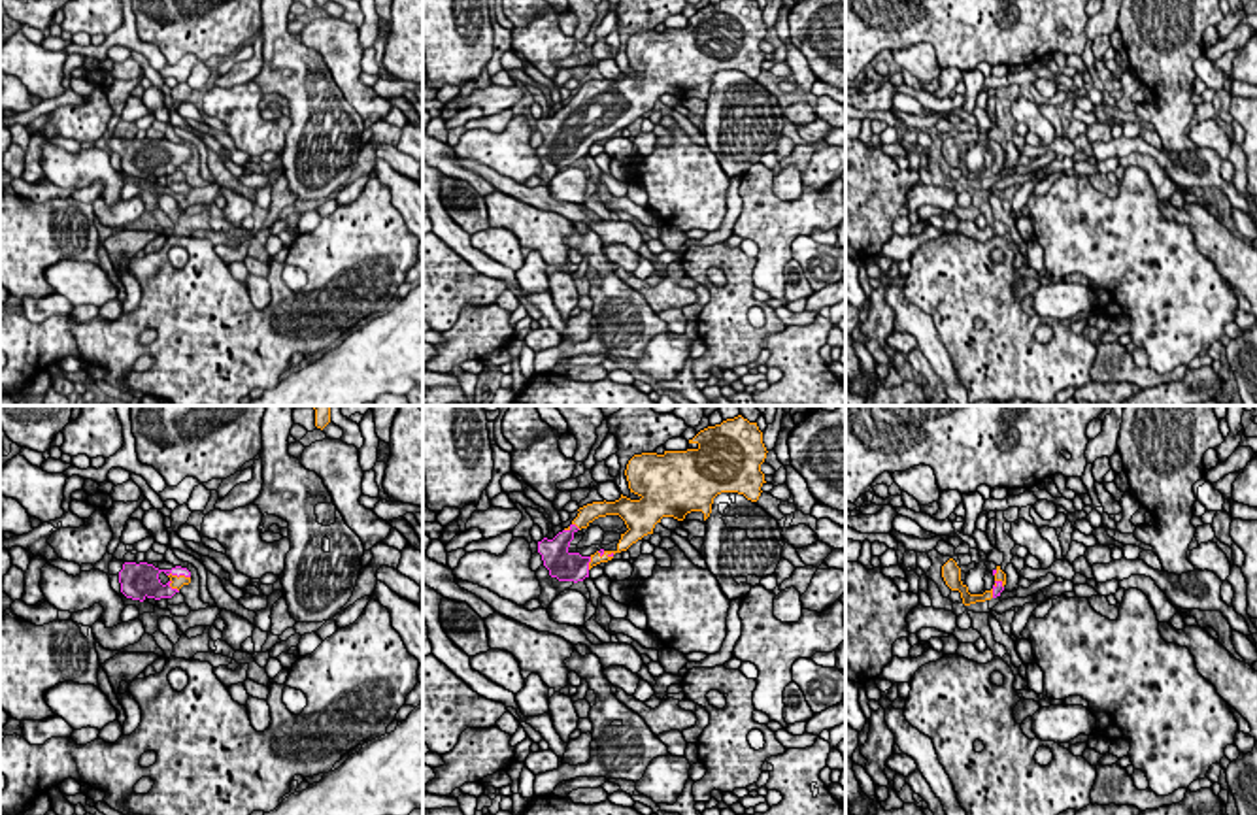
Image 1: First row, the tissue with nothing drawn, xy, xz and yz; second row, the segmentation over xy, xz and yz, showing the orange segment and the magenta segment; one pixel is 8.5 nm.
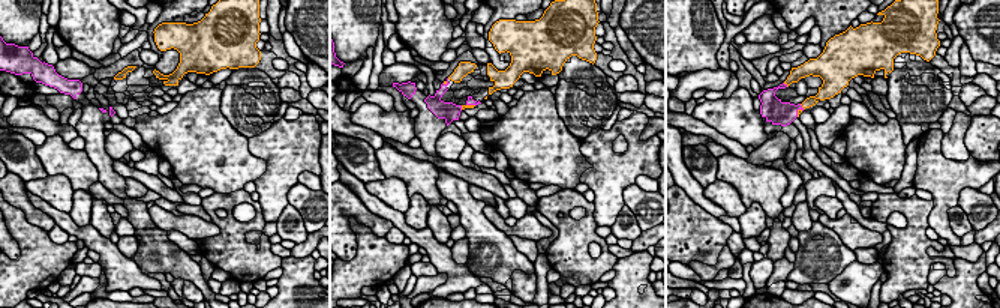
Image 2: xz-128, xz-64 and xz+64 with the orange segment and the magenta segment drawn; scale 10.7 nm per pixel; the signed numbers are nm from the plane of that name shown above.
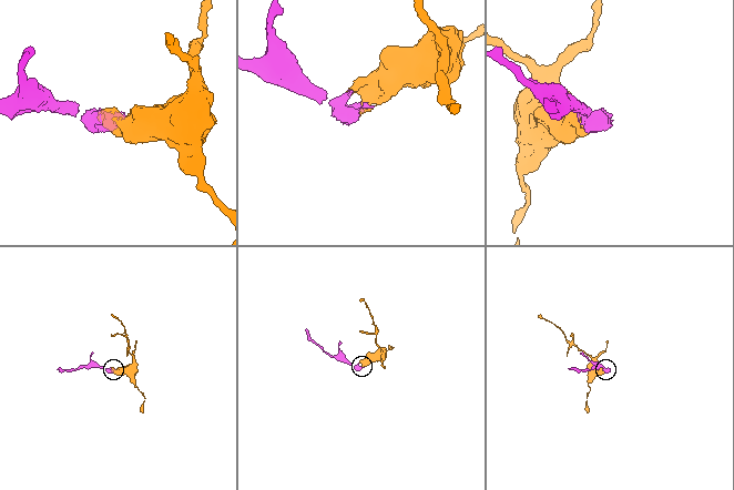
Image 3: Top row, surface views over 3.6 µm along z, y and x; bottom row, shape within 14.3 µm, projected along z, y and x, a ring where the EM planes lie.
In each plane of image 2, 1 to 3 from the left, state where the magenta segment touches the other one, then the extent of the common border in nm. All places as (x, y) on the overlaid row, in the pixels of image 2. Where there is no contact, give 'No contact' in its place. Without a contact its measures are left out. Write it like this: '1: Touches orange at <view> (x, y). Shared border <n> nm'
1: No contact
2: Touches orange at xz-64 (471, 105). Shared border 100 nm
3: Touches orange at xz+64 (786, 83). Shared border 70 nm

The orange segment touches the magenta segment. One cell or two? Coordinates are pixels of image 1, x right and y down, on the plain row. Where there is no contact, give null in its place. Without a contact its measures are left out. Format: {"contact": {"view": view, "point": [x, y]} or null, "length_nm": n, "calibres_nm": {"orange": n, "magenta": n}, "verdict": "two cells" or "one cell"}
{"contact": {"view": "xy", "point": [180, 153]}, "length_nm": 190, "calibres_nm": {"orange": 100, "magenta": 160}, "verdict": "one cell"}

